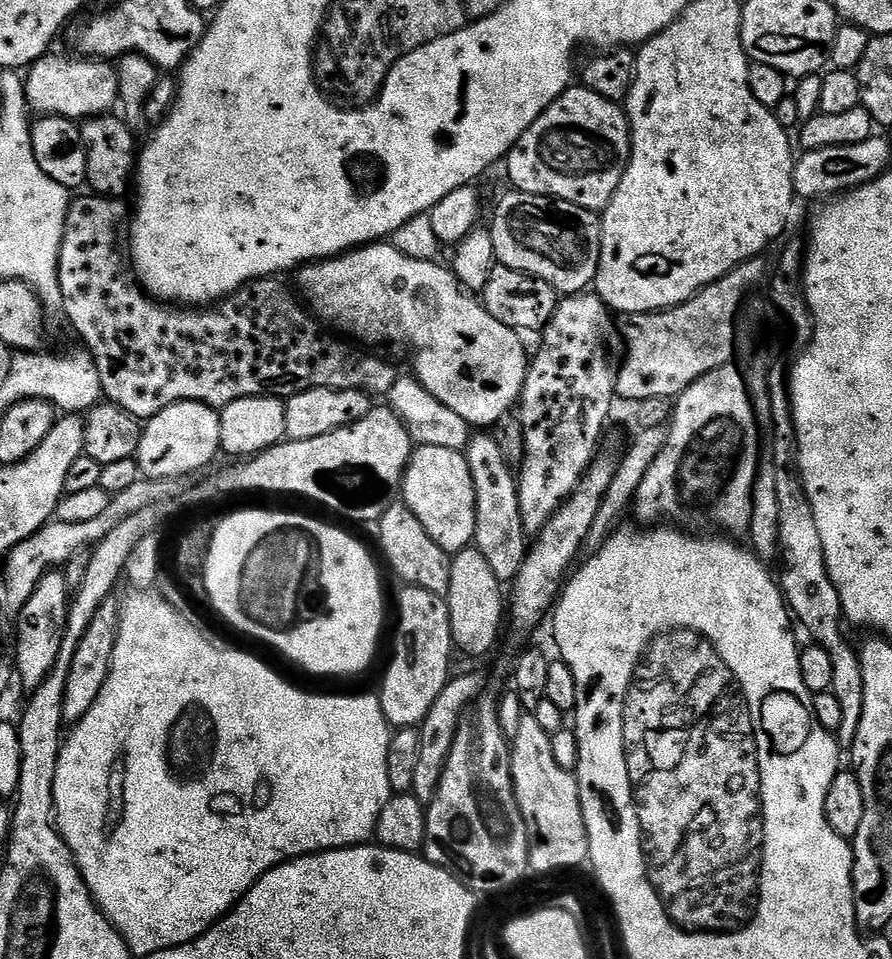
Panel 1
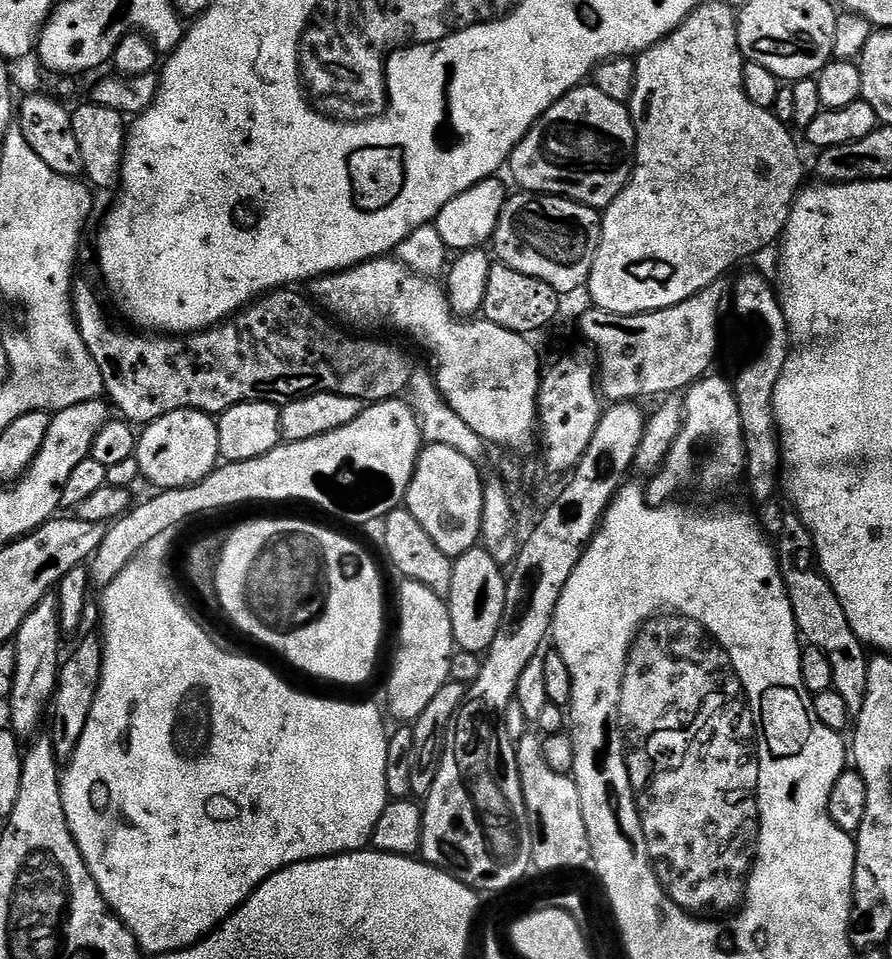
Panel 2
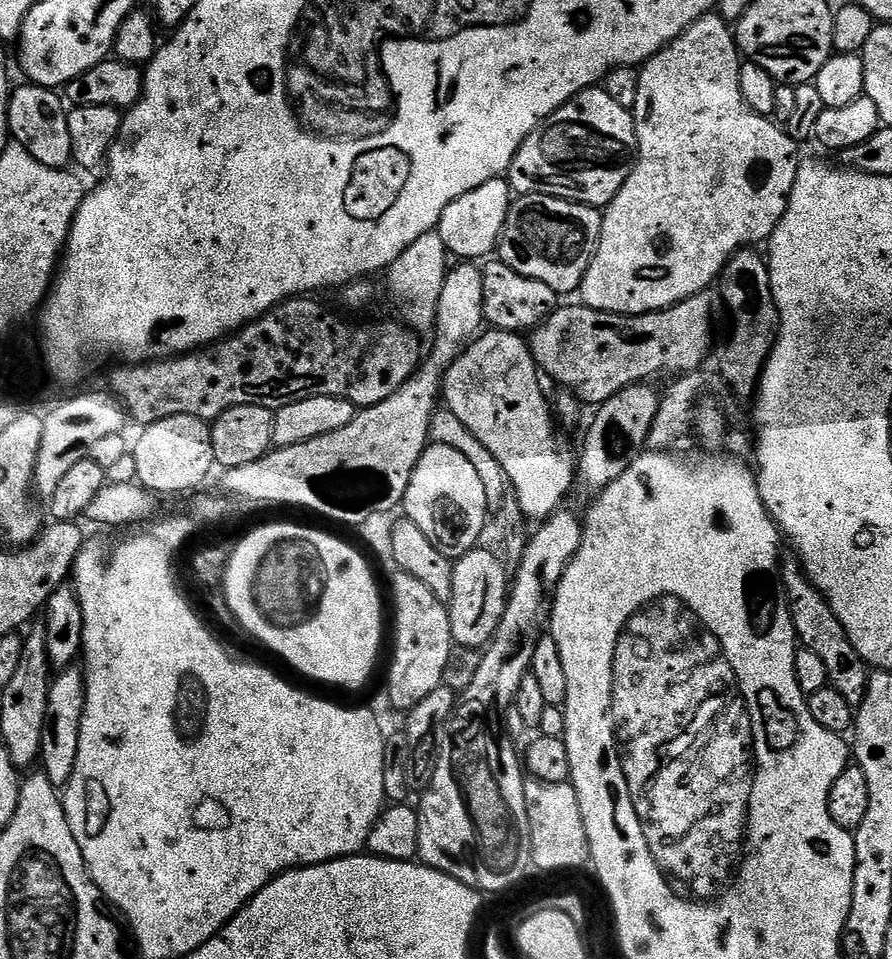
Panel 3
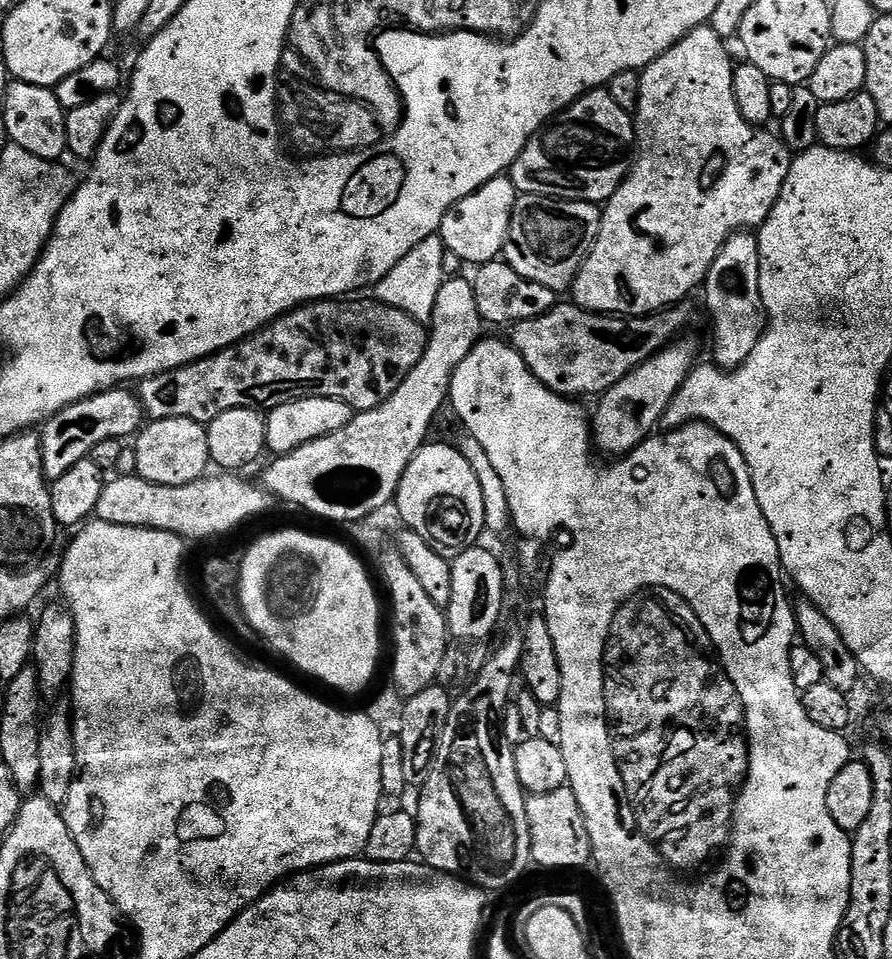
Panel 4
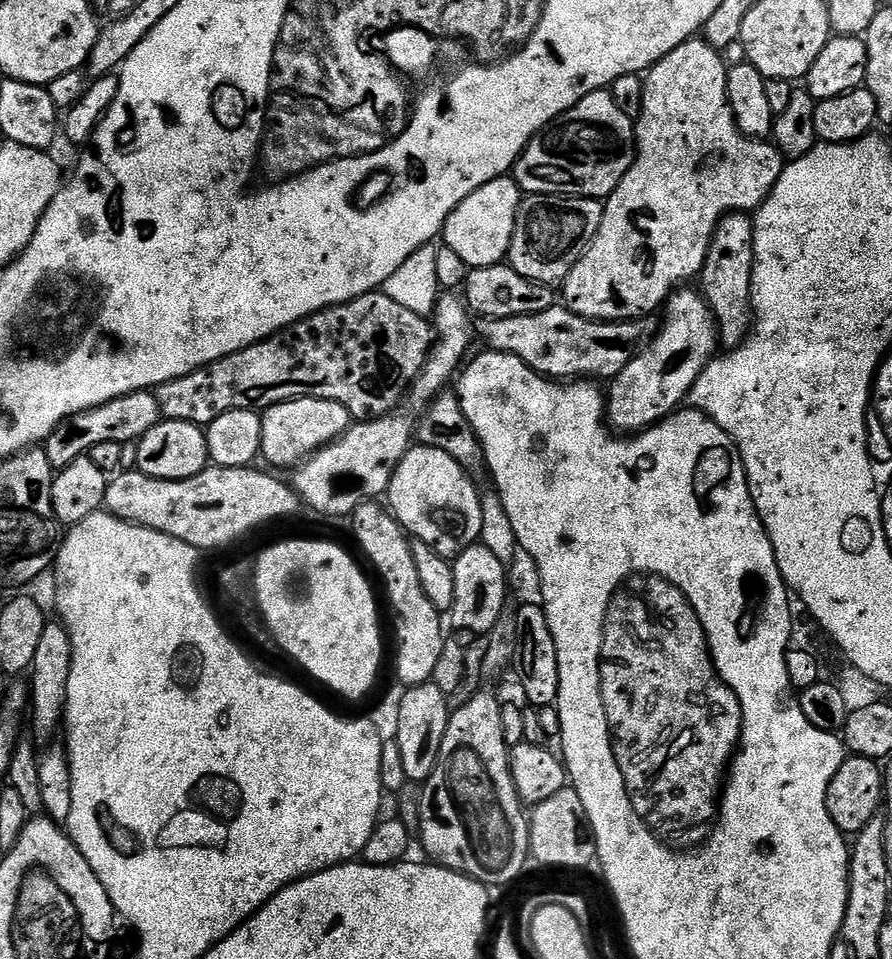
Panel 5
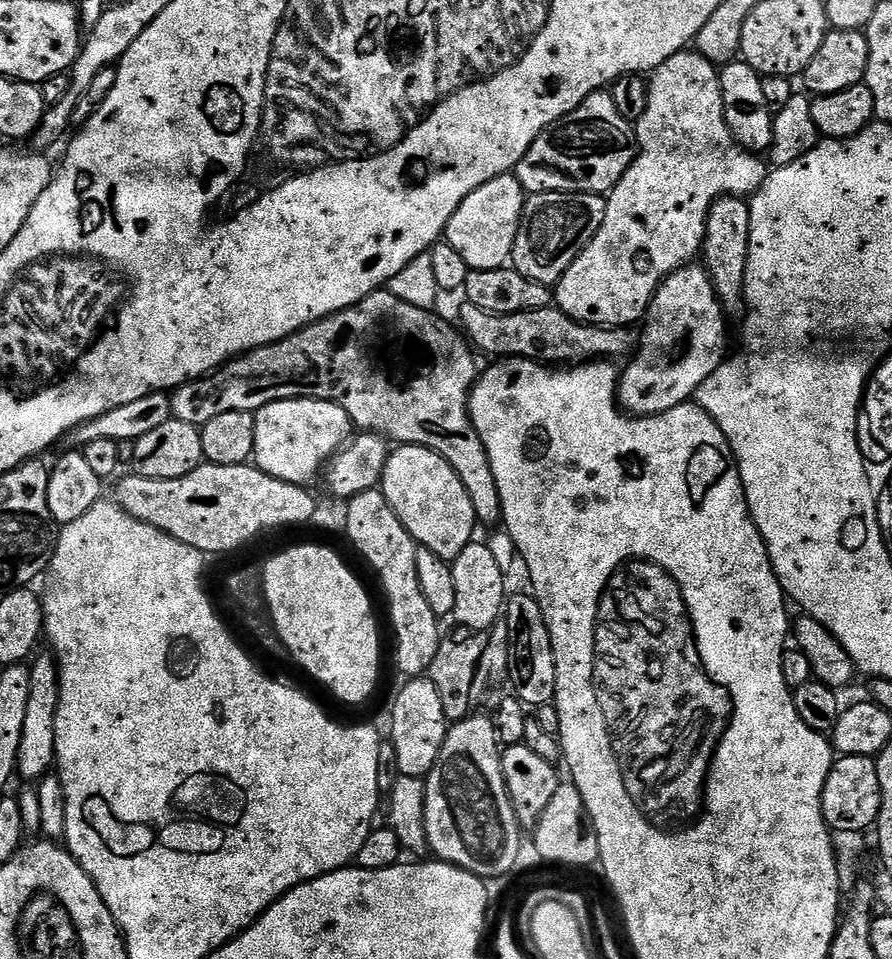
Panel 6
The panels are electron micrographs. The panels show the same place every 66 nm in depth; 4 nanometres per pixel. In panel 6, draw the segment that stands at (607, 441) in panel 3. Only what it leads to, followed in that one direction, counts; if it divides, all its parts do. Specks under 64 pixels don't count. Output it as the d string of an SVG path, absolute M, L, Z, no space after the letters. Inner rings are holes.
M693 262L683 268L677 268L658 286L658 290L654 294L654 298L650 302L648 311L642 321L644 333L640 336L640 349L636 352L636 357L632 360L632 365L628 369L623 369L620 383L618 385L618 403L625 413L634 416L657 416L663 412L668 412L672 408L676 408L679 404L689 403L695 397L696 392L702 386L702 382L706 382L706 378L714 372L724 359L726 359L726 351L724 352L724 312L720 300L716 296L716 291L712 286L712 280L708 276L707 268L699 263Z

